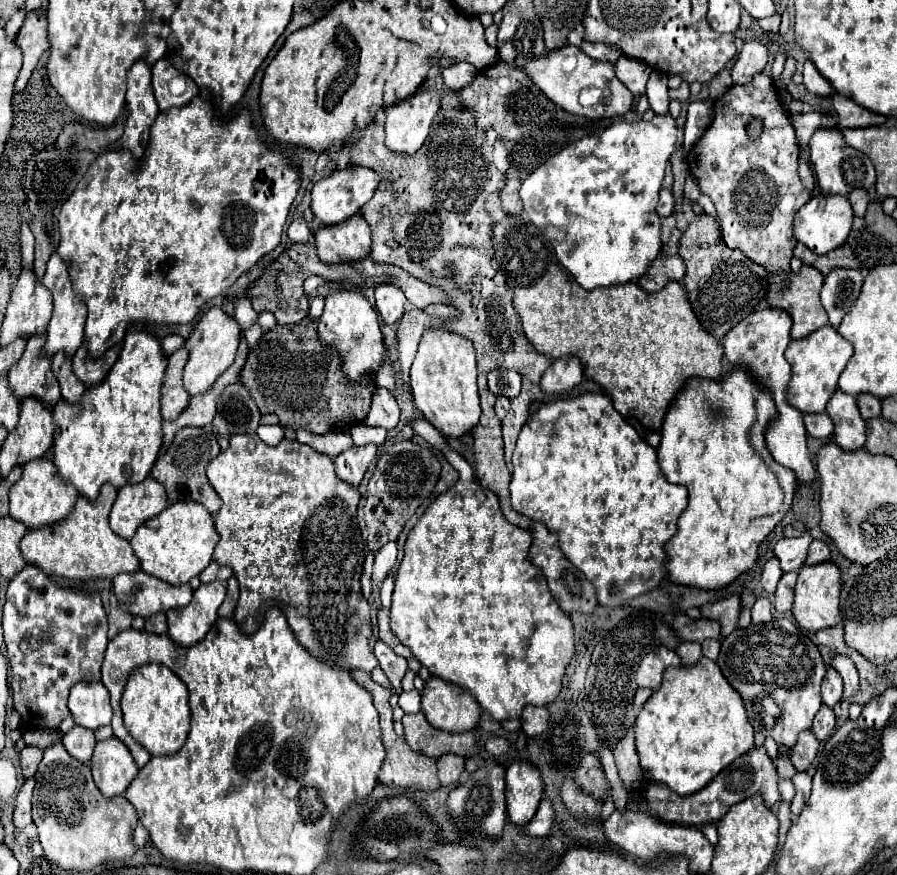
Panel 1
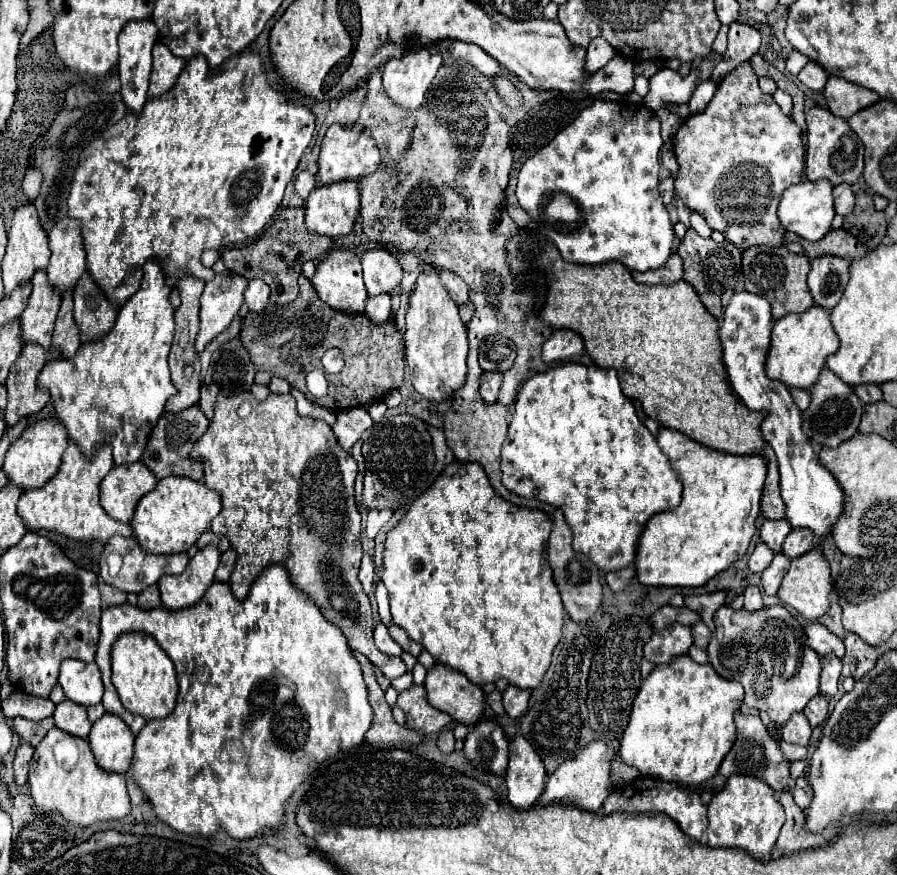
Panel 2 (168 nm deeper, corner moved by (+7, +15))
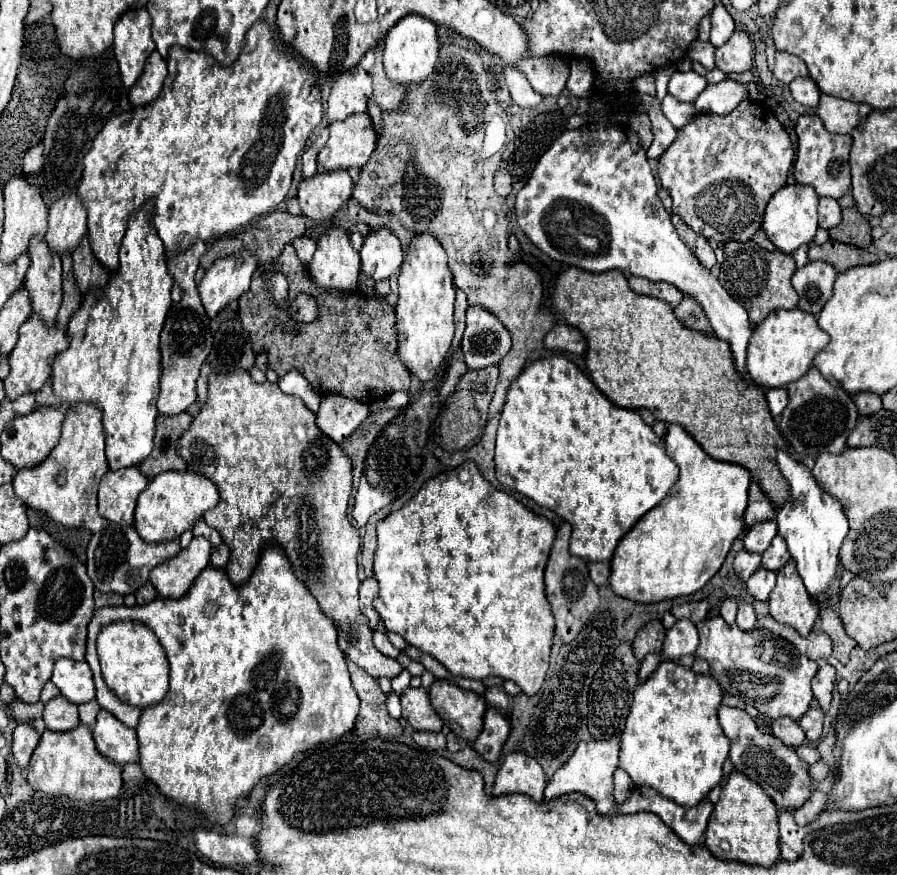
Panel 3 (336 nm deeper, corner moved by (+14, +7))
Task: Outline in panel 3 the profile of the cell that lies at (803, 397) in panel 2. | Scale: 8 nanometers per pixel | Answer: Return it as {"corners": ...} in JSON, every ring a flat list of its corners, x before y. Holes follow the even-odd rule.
{"corners":[[770,388,766,392,766,400,768,400,772,416,780,416,788,404,788,392,786,392,786,388]]}

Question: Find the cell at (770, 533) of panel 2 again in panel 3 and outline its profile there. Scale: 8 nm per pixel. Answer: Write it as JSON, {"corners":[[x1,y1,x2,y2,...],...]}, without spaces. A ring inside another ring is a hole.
{"corners":[[768,520,768,522,760,522,760,524,754,524,748,534,744,536,744,548,748,552,758,552,762,554,768,544,772,542,772,538,776,536,776,522,774,520]]}

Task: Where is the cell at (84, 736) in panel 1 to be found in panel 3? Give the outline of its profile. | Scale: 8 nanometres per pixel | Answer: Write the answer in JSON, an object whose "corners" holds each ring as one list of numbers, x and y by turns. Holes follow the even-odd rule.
{"corners":[[60,694,44,706,44,722,48,730,56,730,56,732,72,730,80,724,78,708,76,704,72,704,68,698]]}

